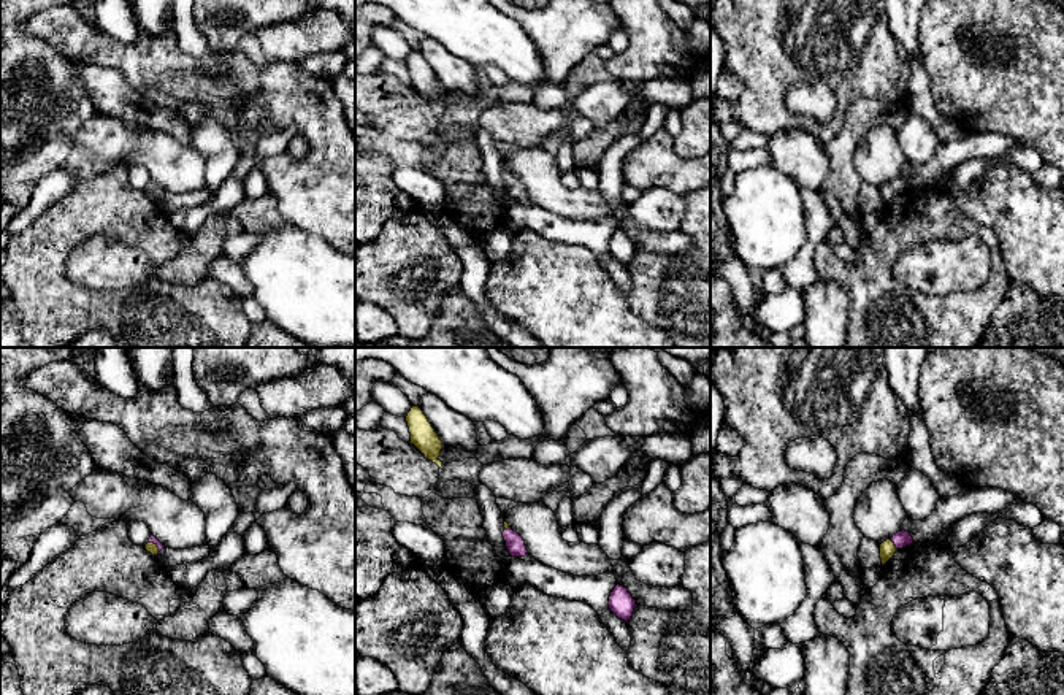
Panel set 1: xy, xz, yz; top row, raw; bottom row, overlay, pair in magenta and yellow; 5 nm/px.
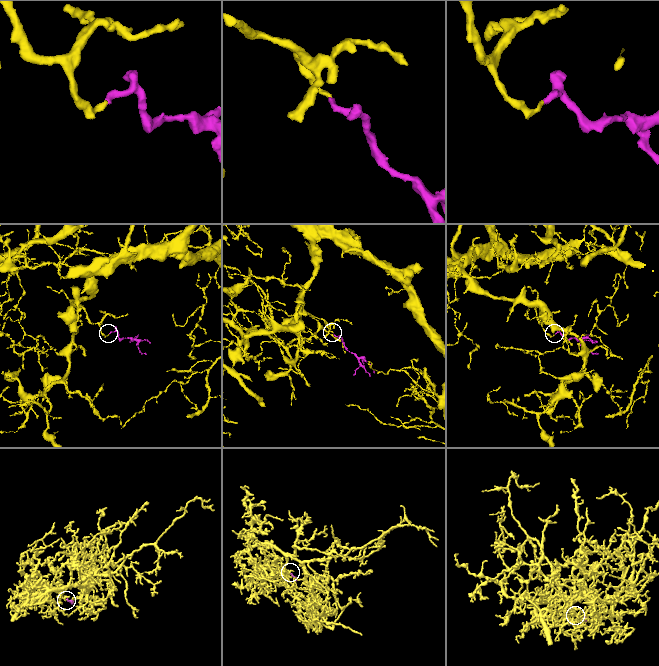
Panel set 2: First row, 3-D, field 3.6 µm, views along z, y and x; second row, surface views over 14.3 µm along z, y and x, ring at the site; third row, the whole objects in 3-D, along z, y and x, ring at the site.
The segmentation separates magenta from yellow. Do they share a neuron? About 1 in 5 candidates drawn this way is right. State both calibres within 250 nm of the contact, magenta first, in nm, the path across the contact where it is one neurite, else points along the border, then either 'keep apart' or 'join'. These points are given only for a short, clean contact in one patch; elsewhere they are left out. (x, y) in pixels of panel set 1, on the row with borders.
80/80 nm | across yz (903, 538), (895, 545), (887, 548) | join

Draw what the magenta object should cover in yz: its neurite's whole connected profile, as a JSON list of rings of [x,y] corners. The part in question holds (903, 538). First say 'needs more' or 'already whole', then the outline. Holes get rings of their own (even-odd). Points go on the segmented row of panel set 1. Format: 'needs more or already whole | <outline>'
needs more | [[[902,530],[893,535],[891,539],[886,539],[880,544],[880,559],[882,565],[885,565],[898,549],[913,544],[913,538],[909,532]]]

